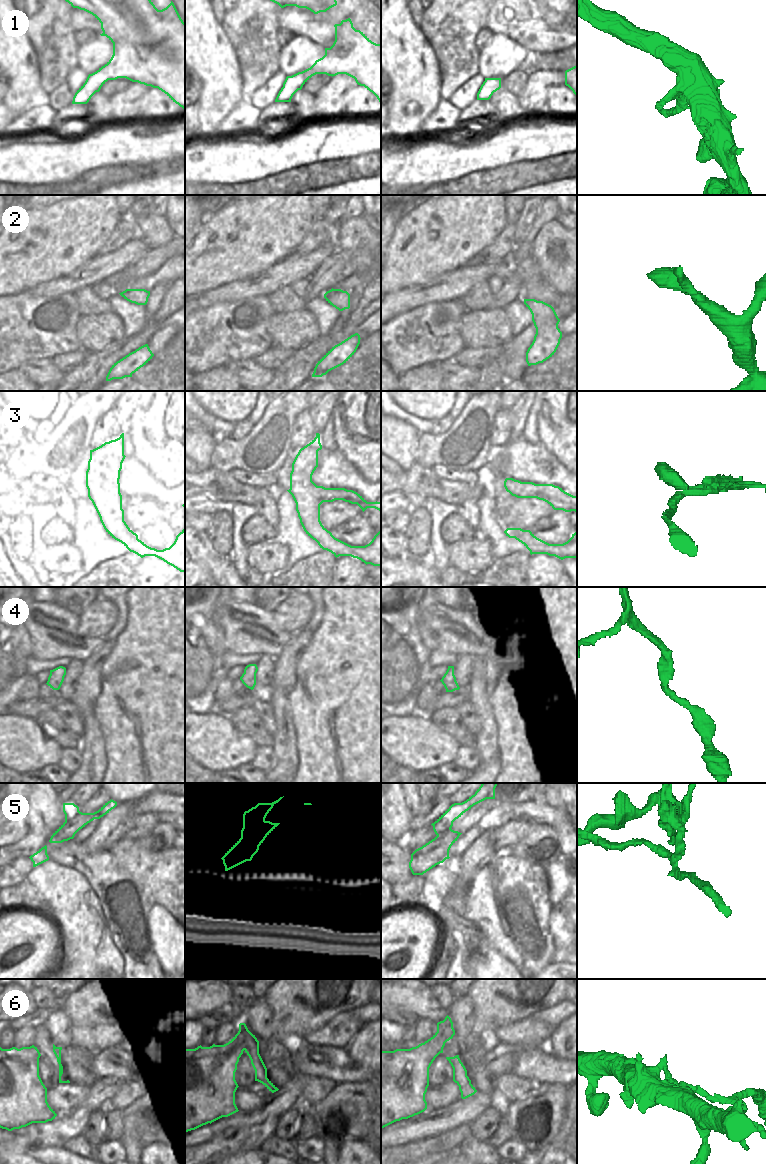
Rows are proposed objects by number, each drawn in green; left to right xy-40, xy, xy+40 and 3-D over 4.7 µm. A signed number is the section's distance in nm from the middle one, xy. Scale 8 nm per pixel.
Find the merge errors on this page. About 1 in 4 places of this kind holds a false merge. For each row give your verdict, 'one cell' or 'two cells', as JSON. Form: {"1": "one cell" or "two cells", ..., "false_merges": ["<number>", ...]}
{"1": "one cell", "2": "one cell", "3": "one cell", "4": "one cell", "5": "two cells", "6": "two cells", "false_merges": ["5", "6"]}

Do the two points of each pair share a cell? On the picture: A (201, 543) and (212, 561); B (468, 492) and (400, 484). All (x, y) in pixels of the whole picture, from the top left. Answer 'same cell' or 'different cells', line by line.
A: same cell
B: same cell

